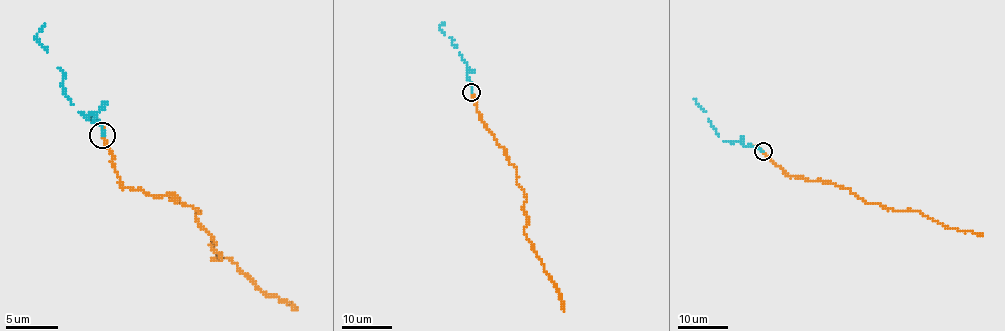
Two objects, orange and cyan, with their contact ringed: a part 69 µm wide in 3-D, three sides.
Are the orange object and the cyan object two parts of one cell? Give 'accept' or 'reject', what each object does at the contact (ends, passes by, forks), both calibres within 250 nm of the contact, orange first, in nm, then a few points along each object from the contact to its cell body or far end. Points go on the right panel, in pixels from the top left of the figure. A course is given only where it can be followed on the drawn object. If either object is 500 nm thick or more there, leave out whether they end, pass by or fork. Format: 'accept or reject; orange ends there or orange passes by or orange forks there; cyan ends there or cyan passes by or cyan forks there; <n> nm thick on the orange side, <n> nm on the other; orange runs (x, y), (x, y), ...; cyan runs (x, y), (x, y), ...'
accept; orange passes by; cyan ends there; 150 nm thick on the orange side, 180 nm on the other; orange runs (762, 152), (790, 176), (832, 183), (847, 188), (868, 204), (918, 210), (949, 229), (982, 234); cyan runs (762, 152), (756, 147), (727, 142), (719, 137), (694, 98)

